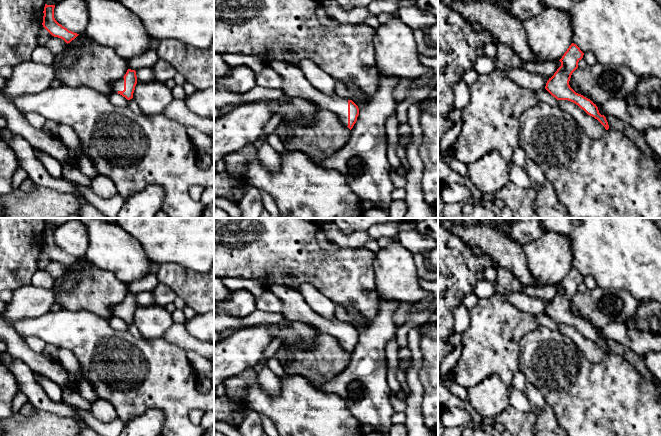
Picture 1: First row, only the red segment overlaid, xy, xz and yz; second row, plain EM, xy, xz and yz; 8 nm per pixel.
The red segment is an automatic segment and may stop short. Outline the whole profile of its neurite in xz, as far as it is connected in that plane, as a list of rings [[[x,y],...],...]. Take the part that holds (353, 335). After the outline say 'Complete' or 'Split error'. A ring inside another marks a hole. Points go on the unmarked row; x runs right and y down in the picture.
[[[269,284],[267,288],[283,301],[281,313],[285,319],[304,321],[316,327],[321,333],[337,338],[341,346],[350,354],[353,352],[359,339],[359,332],[352,324],[322,317],[312,310],[296,289],[276,284]]]. Split error

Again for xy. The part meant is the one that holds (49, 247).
[[[45,228],[42,249],[52,260],[61,262],[68,268],[79,258],[69,255],[55,244],[54,232],[55,229]]]. Complete

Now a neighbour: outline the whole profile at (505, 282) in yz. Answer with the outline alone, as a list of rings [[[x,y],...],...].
[[[500,266],[496,268],[494,288],[497,293],[505,295],[513,292],[524,292],[527,287],[511,271]]]

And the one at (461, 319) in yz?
[[[460,304],[453,312],[454,331],[462,334],[470,325],[468,309]]]

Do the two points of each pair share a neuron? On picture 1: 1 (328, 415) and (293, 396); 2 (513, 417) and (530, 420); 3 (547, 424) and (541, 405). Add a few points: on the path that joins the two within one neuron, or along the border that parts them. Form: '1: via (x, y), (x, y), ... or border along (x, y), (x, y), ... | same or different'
1: via (319, 415), (312, 415), (302, 405) | same
2: via (517, 420), (526, 420) | same
3: via (546, 419), (542, 410) | same

